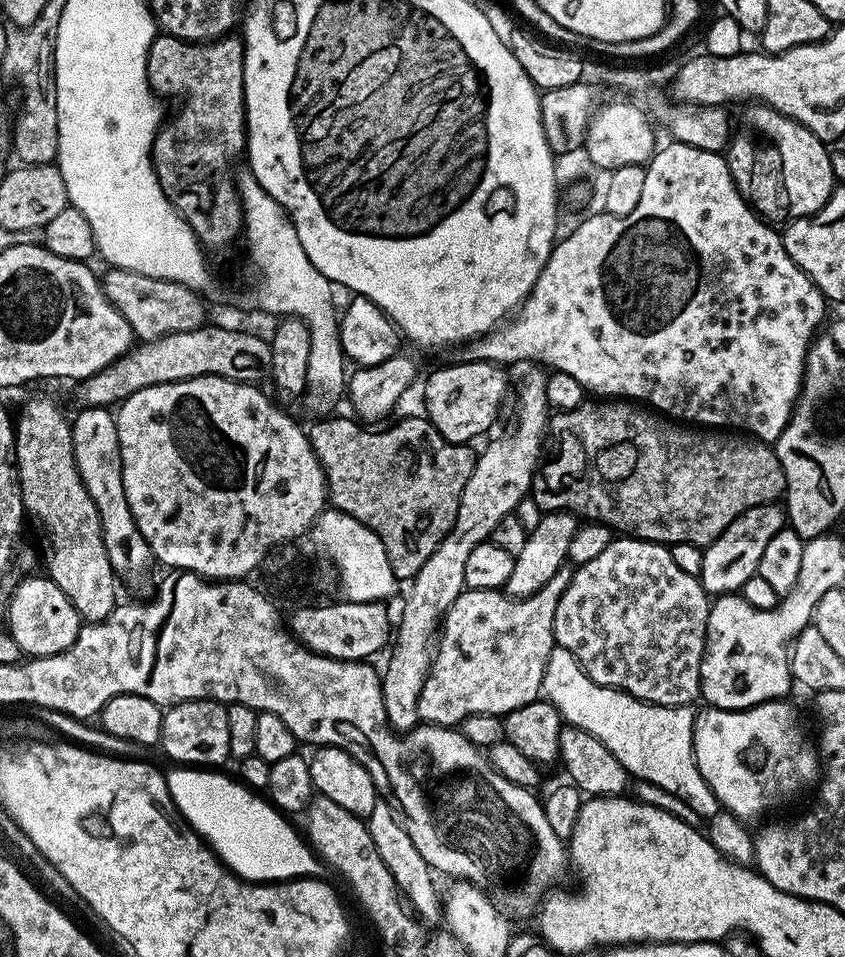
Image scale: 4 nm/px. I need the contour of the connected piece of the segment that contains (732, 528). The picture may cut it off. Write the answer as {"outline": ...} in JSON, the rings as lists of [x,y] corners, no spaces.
{"outline":[[[776,502],[750,506],[750,510],[738,514],[738,518],[734,518],[734,522],[730,522],[730,526],[716,536],[716,541],[703,549],[698,579],[705,592],[713,597],[739,593],[745,582],[757,575],[758,562],[762,562],[762,553],[770,543],[770,538],[774,538],[774,534],[781,532],[785,526],[785,509]]]}

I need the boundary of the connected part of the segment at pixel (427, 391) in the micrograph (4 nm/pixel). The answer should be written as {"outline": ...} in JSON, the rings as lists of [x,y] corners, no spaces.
{"outline":[[[466,360],[463,362],[448,362],[445,368],[440,368],[437,372],[432,372],[428,376],[428,381],[424,384],[424,409],[423,415],[452,444],[468,444],[475,436],[480,436],[483,432],[488,432],[492,428],[492,423],[496,420],[496,415],[500,412],[500,407],[504,404],[504,395],[508,392],[508,376],[503,367],[493,364],[490,360]]]}

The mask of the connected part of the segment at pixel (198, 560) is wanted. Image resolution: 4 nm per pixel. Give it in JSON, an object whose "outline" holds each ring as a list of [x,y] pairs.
{"outline":[[[203,376],[179,380],[158,386],[146,386],[146,390],[138,390],[138,394],[130,394],[115,409],[116,429],[118,442],[122,454],[122,482],[126,490],[126,498],[130,502],[130,510],[136,519],[138,530],[146,538],[153,557],[160,560],[168,570],[194,572],[198,576],[210,580],[240,580],[259,566],[260,562],[274,549],[277,549],[283,540],[296,540],[304,531],[315,525],[317,516],[326,507],[326,485],[324,471],[316,460],[314,450],[308,441],[308,433],[299,428],[282,409],[268,401],[268,396],[254,384],[243,384],[227,380],[221,376]]]}

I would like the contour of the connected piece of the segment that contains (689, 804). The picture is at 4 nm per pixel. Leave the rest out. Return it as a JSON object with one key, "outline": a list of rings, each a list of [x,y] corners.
{"outline":[[[559,646],[553,648],[550,654],[550,662],[544,671],[542,692],[548,703],[558,709],[565,725],[594,734],[594,738],[598,738],[598,742],[602,742],[602,746],[606,746],[606,750],[610,750],[610,754],[622,762],[629,777],[636,779],[637,776],[645,780],[637,784],[634,792],[635,797],[644,804],[658,806],[692,827],[701,823],[700,816],[709,818],[721,809],[696,765],[696,712],[691,707],[671,708],[647,704],[645,700],[634,698],[619,688],[607,688],[604,684],[594,682],[570,654],[570,650]]]}

